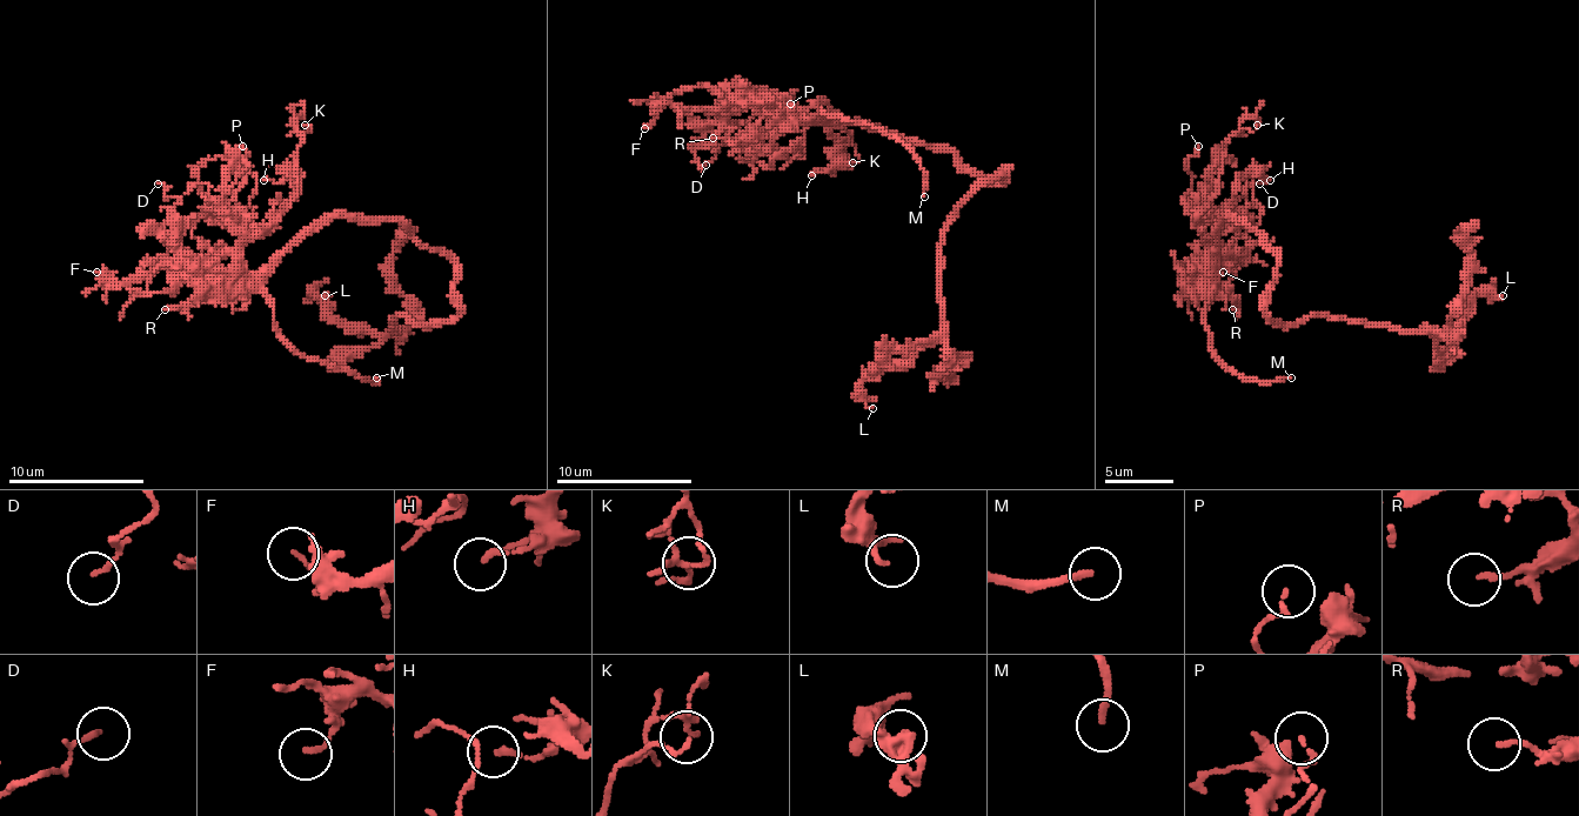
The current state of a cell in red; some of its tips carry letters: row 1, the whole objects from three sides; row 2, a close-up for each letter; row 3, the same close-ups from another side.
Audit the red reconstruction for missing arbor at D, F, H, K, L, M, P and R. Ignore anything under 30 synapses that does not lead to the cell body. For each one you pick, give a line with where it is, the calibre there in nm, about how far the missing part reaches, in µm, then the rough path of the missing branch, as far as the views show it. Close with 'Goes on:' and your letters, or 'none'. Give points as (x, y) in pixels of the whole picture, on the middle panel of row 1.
M: Place: (924, 196). Thickness 190 nm. Missing length about 70 µm
Goes on: M

